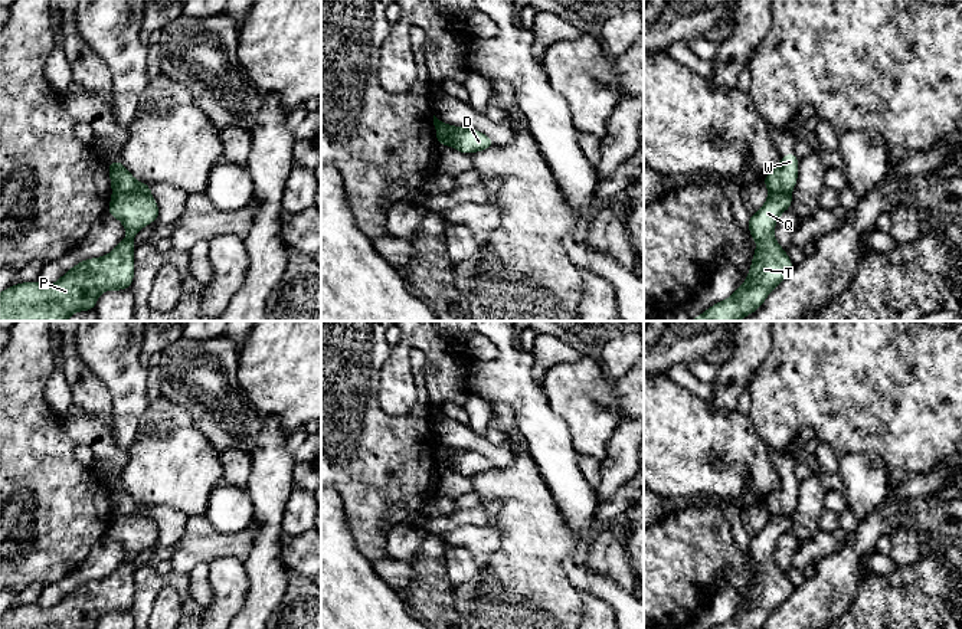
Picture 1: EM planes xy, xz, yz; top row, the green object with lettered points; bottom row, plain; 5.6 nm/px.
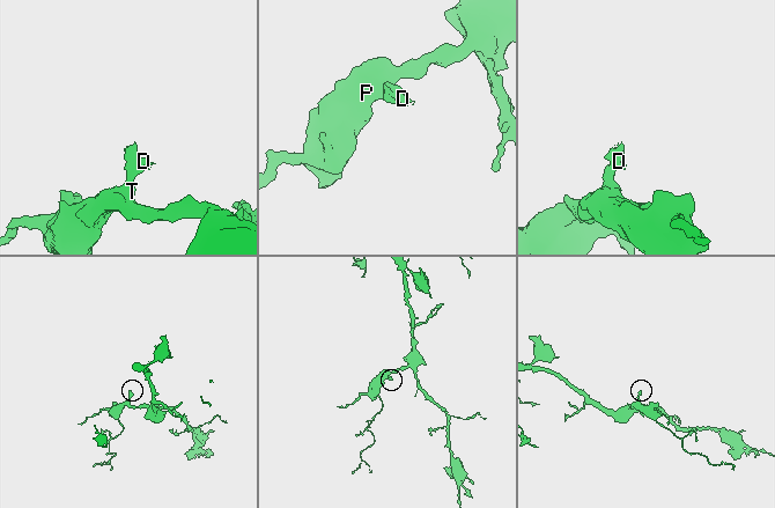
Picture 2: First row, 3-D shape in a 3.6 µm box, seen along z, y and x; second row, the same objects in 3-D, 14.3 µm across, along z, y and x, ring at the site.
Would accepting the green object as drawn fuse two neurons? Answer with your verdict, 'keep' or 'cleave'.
cleave

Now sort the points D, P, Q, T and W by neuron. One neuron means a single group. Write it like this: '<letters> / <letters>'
D W / P Q T

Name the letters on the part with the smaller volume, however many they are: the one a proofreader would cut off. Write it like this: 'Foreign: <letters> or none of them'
Foreign: D, W

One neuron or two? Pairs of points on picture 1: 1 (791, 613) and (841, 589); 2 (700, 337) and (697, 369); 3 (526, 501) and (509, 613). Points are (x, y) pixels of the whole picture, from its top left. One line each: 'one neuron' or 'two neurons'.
1: one neuron
2: two neurons
3: one neuron

